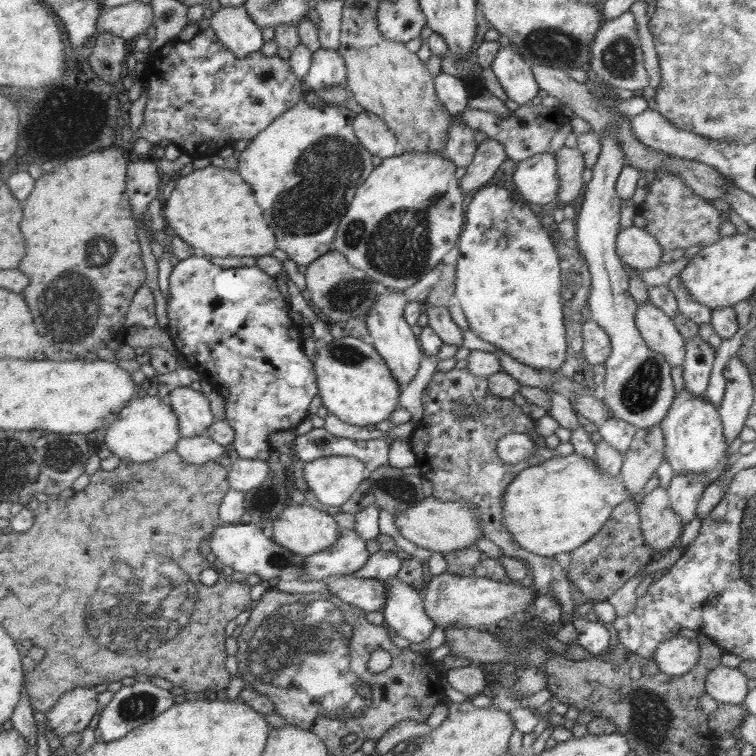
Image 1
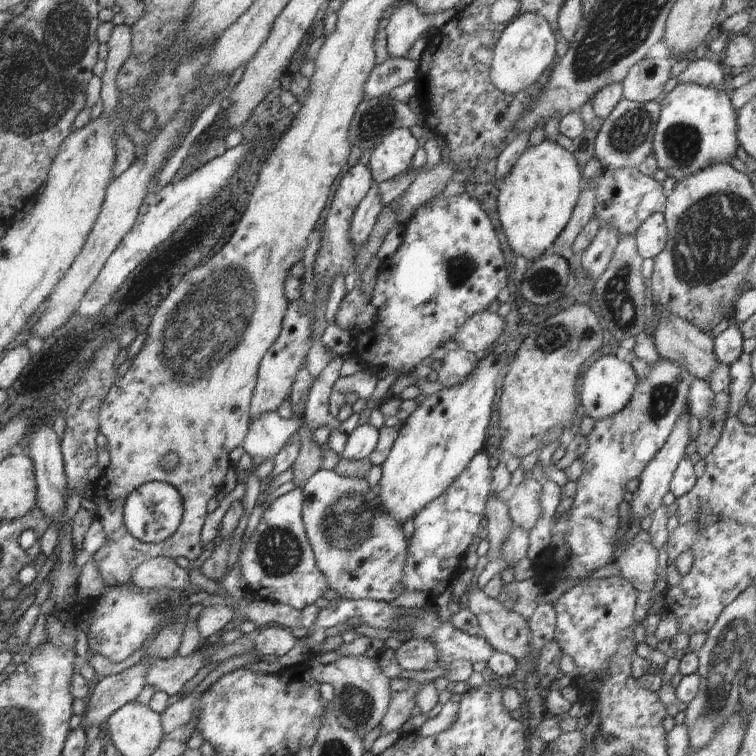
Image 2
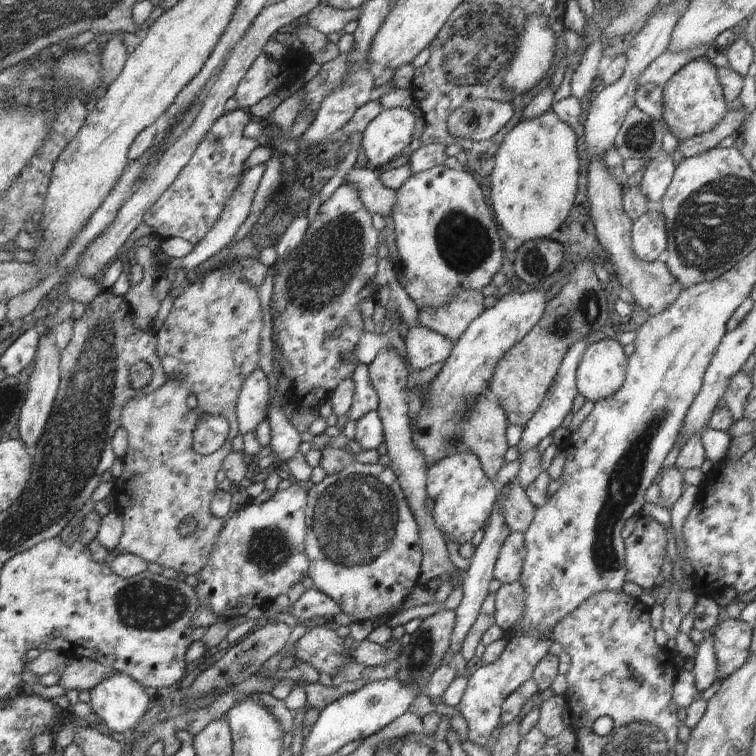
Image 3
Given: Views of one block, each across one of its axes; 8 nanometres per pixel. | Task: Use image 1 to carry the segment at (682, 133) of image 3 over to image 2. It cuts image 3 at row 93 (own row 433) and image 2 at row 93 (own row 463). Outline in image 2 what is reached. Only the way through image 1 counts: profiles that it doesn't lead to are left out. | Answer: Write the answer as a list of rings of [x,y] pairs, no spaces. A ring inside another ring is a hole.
[[[677,84],[659,103],[661,112],[656,124],[652,156],[656,159],[658,169],[664,170],[668,177],[673,177],[676,183],[708,166],[730,163],[736,157],[739,146],[737,113],[728,89]]]

